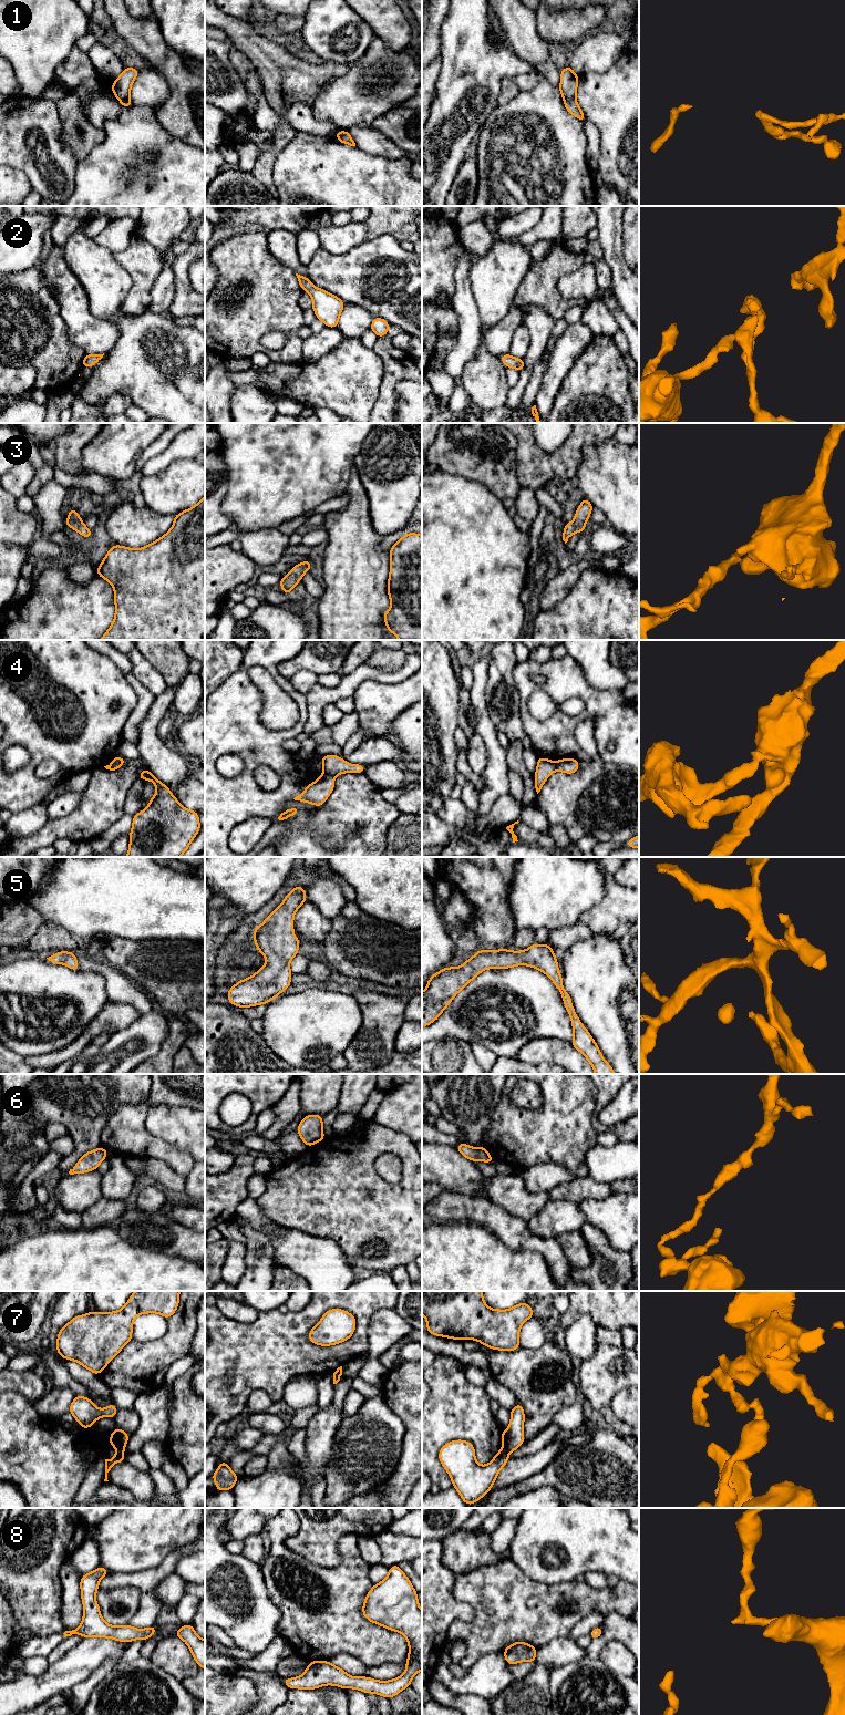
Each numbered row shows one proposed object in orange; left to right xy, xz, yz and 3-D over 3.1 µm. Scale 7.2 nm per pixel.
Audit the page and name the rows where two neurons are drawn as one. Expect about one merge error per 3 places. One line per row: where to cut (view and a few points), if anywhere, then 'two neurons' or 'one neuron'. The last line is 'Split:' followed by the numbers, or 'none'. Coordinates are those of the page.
1: yz (574, 97), (564, 101) | two neurons
2: no cut | one neuron
3: no cut | one neuron
4: xz (323, 772), (333, 777) | two neurons
5: no cut | one neuron
6: no cut | one neuron
7: xy (117, 1450), (123, 1452) | two neurons
8: no cut | one neuron
Split: 1, 4, 7

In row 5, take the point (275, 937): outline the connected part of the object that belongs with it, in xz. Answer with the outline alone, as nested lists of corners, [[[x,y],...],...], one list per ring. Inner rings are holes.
[[[297,886],[285,897],[281,905],[254,931],[254,941],[259,952],[267,958],[264,967],[247,979],[238,981],[226,994],[230,1004],[249,1008],[267,1004],[290,986],[292,972],[289,962],[298,954],[300,941],[293,933],[295,912],[308,900],[303,887]]]

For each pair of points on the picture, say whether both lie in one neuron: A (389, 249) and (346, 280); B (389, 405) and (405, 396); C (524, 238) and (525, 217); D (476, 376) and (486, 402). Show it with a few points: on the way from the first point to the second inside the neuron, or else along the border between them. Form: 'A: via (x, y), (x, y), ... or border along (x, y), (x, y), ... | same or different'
A: via (378, 255), (357, 269) | same
B: border along (404, 379), (397, 384), (394, 411) | different
C: border along (540, 217), (521, 234), (498, 234) | different
D: via (483, 383), (486, 386), (486, 395) | same

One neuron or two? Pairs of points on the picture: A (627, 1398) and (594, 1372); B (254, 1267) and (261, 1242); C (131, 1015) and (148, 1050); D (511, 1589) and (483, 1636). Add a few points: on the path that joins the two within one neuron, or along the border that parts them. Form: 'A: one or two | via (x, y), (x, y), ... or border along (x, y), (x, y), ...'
A: two | border along (627, 1386), (611, 1402), (618, 1418)
B: one | via (259, 1261), (259, 1248)
C: two | border along (142, 1014), (129, 1025), (113, 1033)
D: one | via (507, 1601), (507, 1610), (495, 1624)

